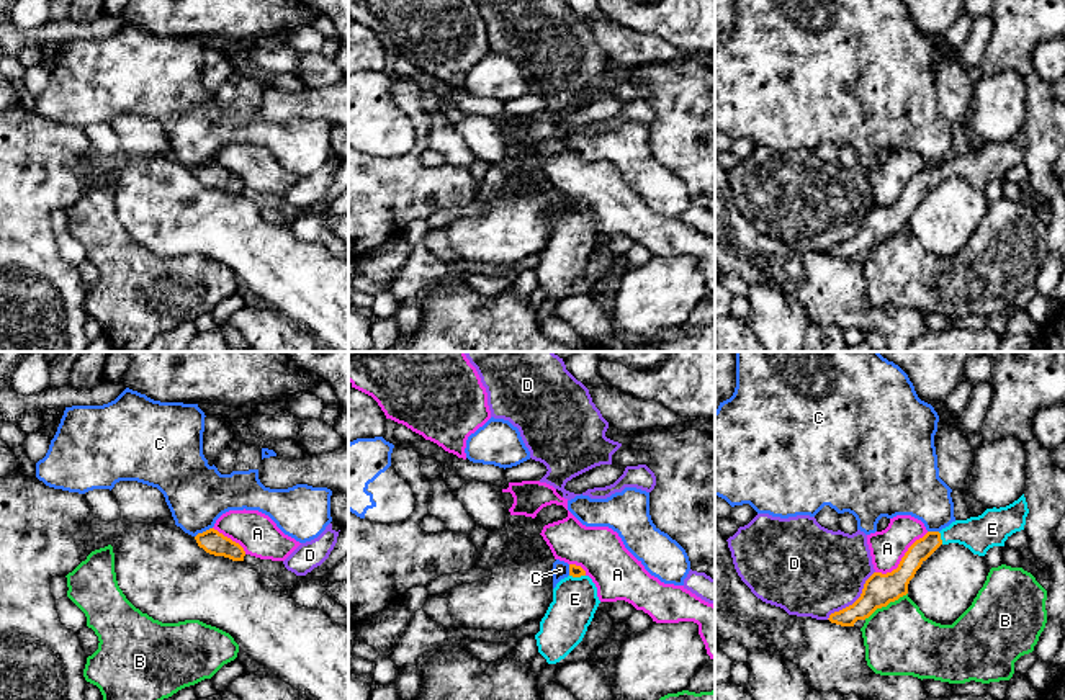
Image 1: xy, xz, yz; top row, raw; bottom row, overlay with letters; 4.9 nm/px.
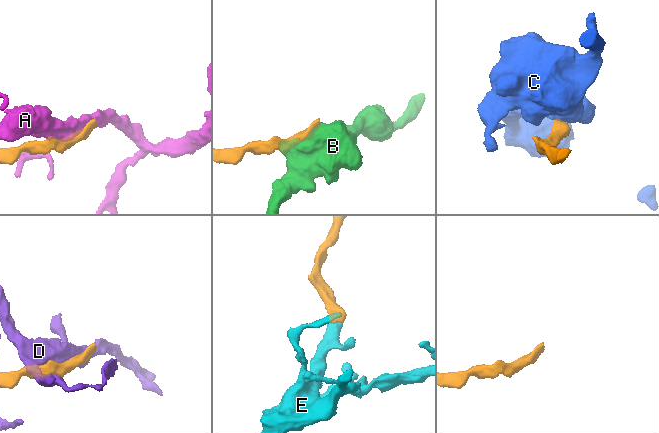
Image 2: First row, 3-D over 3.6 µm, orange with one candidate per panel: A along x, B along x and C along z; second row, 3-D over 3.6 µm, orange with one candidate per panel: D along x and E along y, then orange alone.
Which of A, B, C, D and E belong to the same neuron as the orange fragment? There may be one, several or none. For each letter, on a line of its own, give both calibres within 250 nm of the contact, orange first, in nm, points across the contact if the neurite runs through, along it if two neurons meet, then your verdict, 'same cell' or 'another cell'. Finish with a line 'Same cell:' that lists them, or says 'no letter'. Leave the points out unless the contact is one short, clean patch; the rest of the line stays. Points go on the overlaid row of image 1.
A: 160 nm thick on the orange side, 170 nm on the other; another cell
B: 160 nm thick on the orange side, 340 nm on the other; another cell
C: 120 nm thick on the orange side, 300 nm on the other; border along xy (211, 527), (195, 537); another cell
D: 160 nm thick on the orange side, 440 nm on the other; another cell
E: 60 nm thick on the orange side, 220 nm on the other; runs through xz (576, 571), (578, 576), (575, 599); same cell
Same cell: E

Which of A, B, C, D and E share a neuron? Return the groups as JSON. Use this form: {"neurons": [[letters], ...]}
{"neurons": [["A"], ["B"], ["C"], ["D"], ["E"]]}

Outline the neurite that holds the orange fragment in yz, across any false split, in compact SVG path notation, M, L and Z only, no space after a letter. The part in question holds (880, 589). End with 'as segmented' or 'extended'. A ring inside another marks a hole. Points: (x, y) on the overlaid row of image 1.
M1022 494L1006 507L986 509L982 515L955 520L941 532L928 532L908 548L896 569L887 574L874 572L865 581L861 597L852 605L831 613L828 620L841 626L854 626L857 620L865 620L877 608L906 595L916 571L941 545L959 543L978 556L985 556L993 546L1004 546L1013 533L1024 530L1027 514Z | extended

